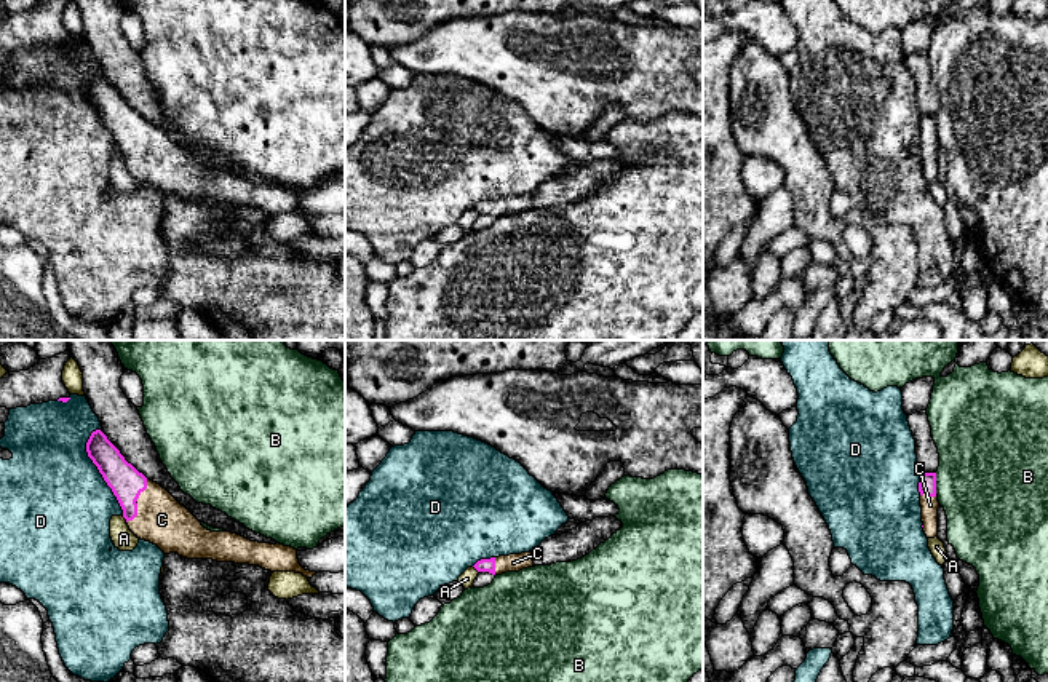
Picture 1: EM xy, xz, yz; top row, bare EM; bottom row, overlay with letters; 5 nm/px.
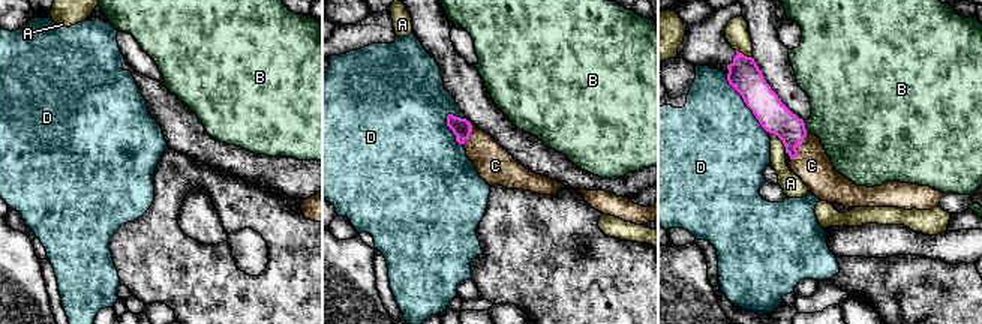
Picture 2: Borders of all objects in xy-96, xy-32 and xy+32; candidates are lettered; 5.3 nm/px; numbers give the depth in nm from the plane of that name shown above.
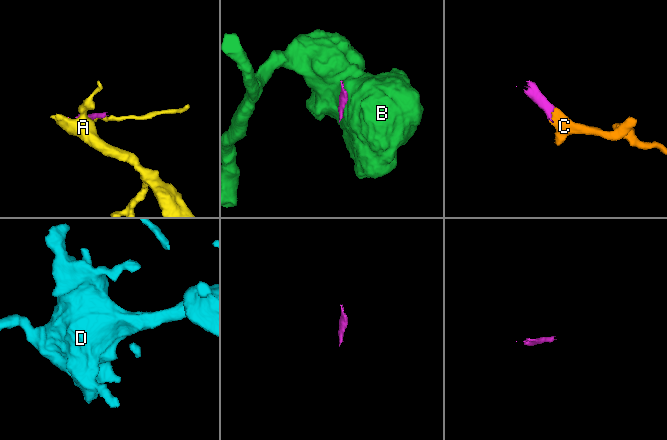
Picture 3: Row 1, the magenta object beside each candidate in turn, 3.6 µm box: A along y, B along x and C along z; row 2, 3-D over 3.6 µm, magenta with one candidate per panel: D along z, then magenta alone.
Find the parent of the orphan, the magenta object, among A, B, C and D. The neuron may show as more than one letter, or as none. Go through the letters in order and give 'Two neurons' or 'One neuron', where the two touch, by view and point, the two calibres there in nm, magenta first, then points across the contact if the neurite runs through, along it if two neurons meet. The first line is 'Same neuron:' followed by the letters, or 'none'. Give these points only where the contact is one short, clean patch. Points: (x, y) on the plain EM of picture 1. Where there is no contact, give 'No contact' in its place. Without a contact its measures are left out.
Same neuron: C
A: Two neurons. Touches magenta at xy (125, 160). Thickness 170 nm (magenta) against 110 nm
B: Two neurons. Touches magenta at yz (935, 126). Thickness 90 nm (magenta) against 500 nm. Boundary: yz (935, 115), (936, 136)
C: One neuron. Touches magenta at xy (136, 142). Thickness 170 nm (magenta) against 240 nm. Path across: xy (127, 125), (136, 142), (162, 162)
D: Two neurons. Touches magenta at xy (99, 114). Thickness 170 nm (magenta) against 500 nm

